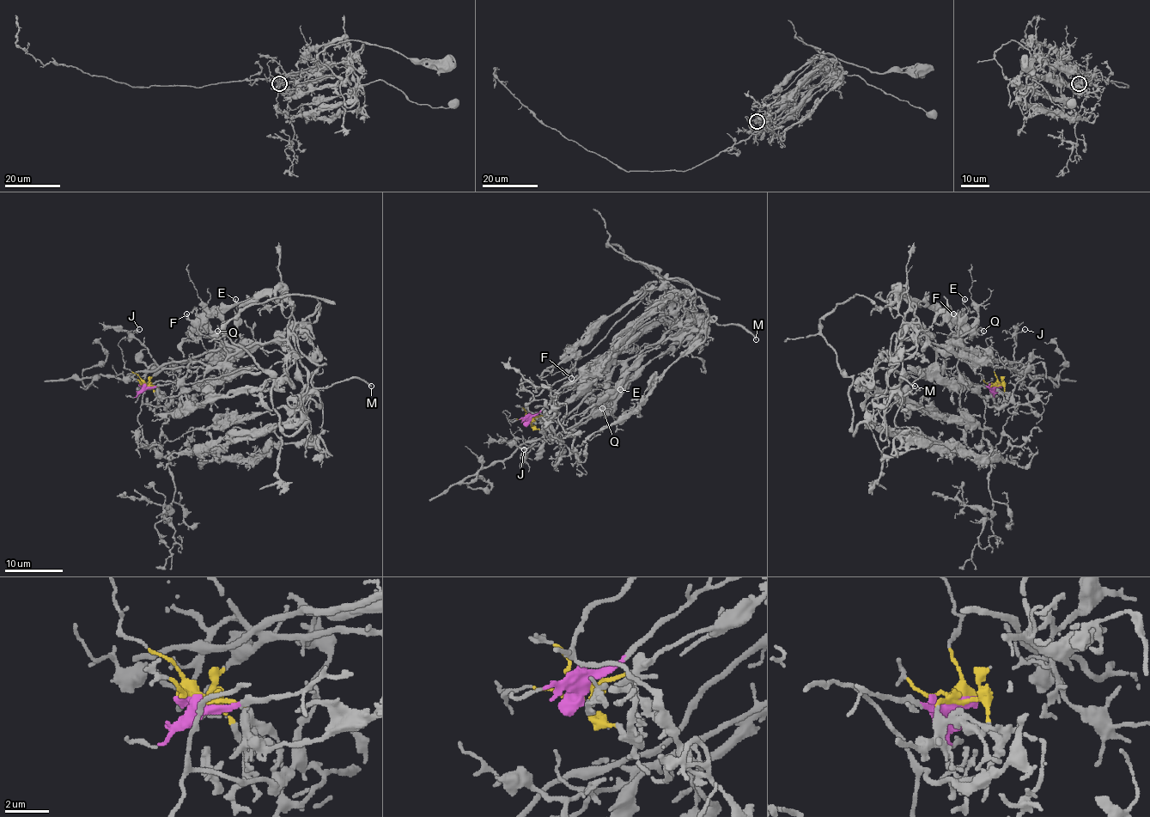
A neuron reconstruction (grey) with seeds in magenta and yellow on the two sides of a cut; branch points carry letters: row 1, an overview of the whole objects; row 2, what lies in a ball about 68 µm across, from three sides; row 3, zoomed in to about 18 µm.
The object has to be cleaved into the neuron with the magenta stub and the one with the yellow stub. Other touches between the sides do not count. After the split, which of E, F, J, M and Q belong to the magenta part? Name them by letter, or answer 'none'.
E, F, J, M, Q

